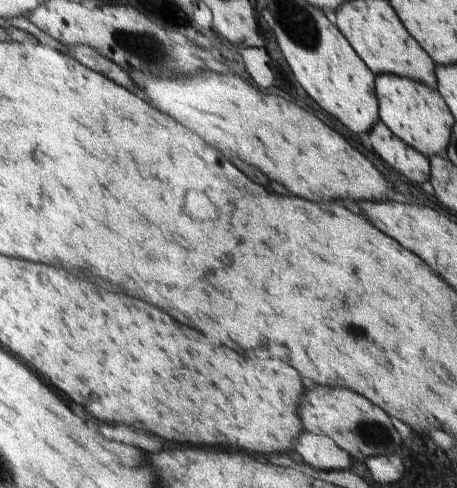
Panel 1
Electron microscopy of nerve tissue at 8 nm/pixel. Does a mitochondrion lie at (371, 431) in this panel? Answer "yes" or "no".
yes

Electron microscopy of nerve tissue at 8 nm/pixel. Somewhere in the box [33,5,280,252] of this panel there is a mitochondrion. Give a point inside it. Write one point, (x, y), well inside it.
(159, 58)

